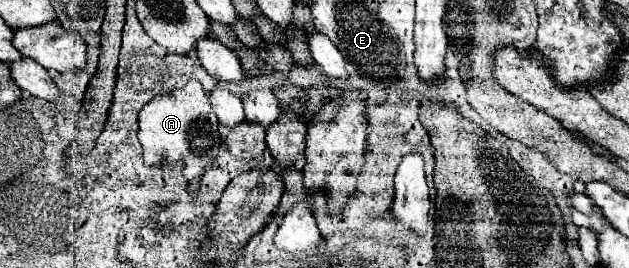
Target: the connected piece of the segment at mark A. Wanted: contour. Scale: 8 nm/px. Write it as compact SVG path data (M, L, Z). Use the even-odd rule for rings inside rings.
M188 80L184 88L162 90L138 114L138 140L144 148L144 162L148 166L158 166L162 156L166 160L184 160L184 176L198 186L200 176L208 170L218 154L220 134L218 118L210 106L208 94L198 80Z

